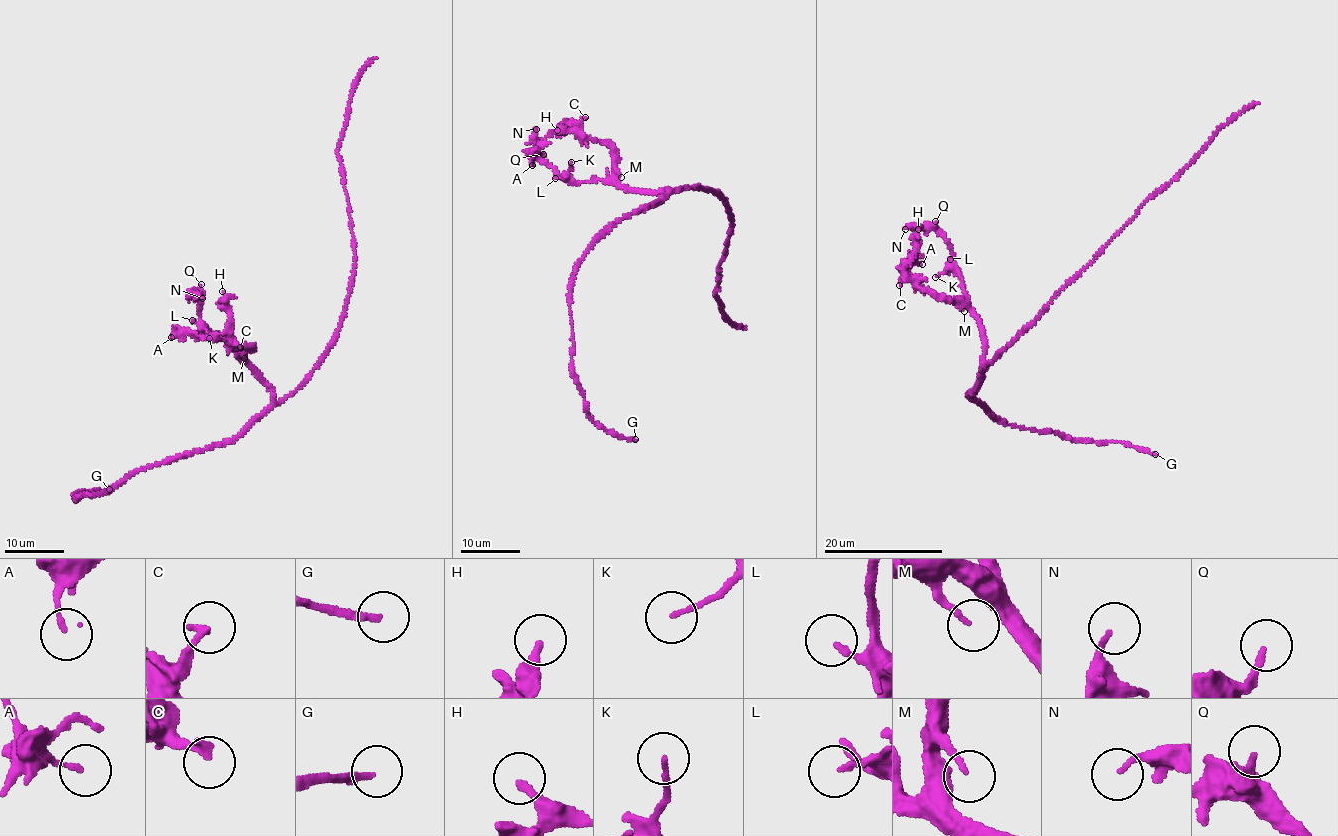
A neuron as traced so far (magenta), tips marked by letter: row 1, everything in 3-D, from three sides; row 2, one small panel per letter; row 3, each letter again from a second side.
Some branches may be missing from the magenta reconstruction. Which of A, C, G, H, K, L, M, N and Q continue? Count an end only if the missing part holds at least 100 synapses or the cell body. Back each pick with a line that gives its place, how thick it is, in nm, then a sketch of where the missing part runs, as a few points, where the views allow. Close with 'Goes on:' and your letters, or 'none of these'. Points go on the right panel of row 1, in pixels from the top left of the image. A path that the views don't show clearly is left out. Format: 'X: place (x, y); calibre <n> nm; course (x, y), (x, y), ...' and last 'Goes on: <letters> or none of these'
Goes on: none of these

